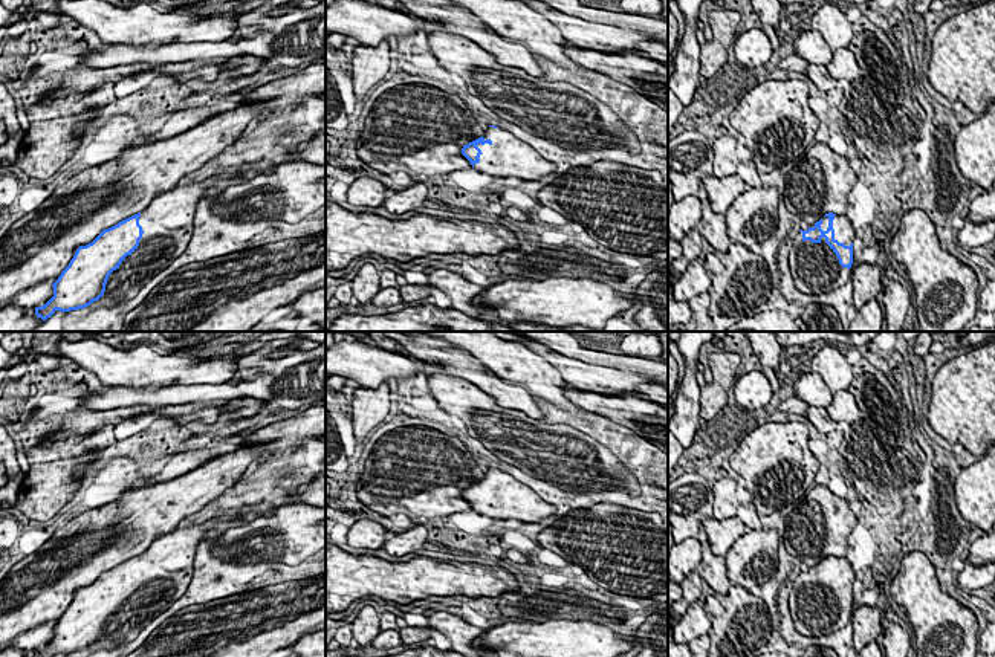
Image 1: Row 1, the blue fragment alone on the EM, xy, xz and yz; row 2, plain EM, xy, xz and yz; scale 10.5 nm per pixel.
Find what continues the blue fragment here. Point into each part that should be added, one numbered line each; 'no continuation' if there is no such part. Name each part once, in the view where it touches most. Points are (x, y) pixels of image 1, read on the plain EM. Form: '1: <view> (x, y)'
1: xz (508, 498)

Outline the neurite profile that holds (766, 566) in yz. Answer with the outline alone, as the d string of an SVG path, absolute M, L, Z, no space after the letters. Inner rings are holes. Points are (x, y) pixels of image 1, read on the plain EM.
M776 529L750 530L738 538L724 558L731 584L749 591L772 579L779 564L778 545Z

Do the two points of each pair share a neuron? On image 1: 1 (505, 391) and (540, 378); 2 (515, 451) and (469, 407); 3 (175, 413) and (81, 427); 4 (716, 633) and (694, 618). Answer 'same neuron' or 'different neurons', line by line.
1: different neurons
2: same neuron
3: same neuron
4: different neurons

